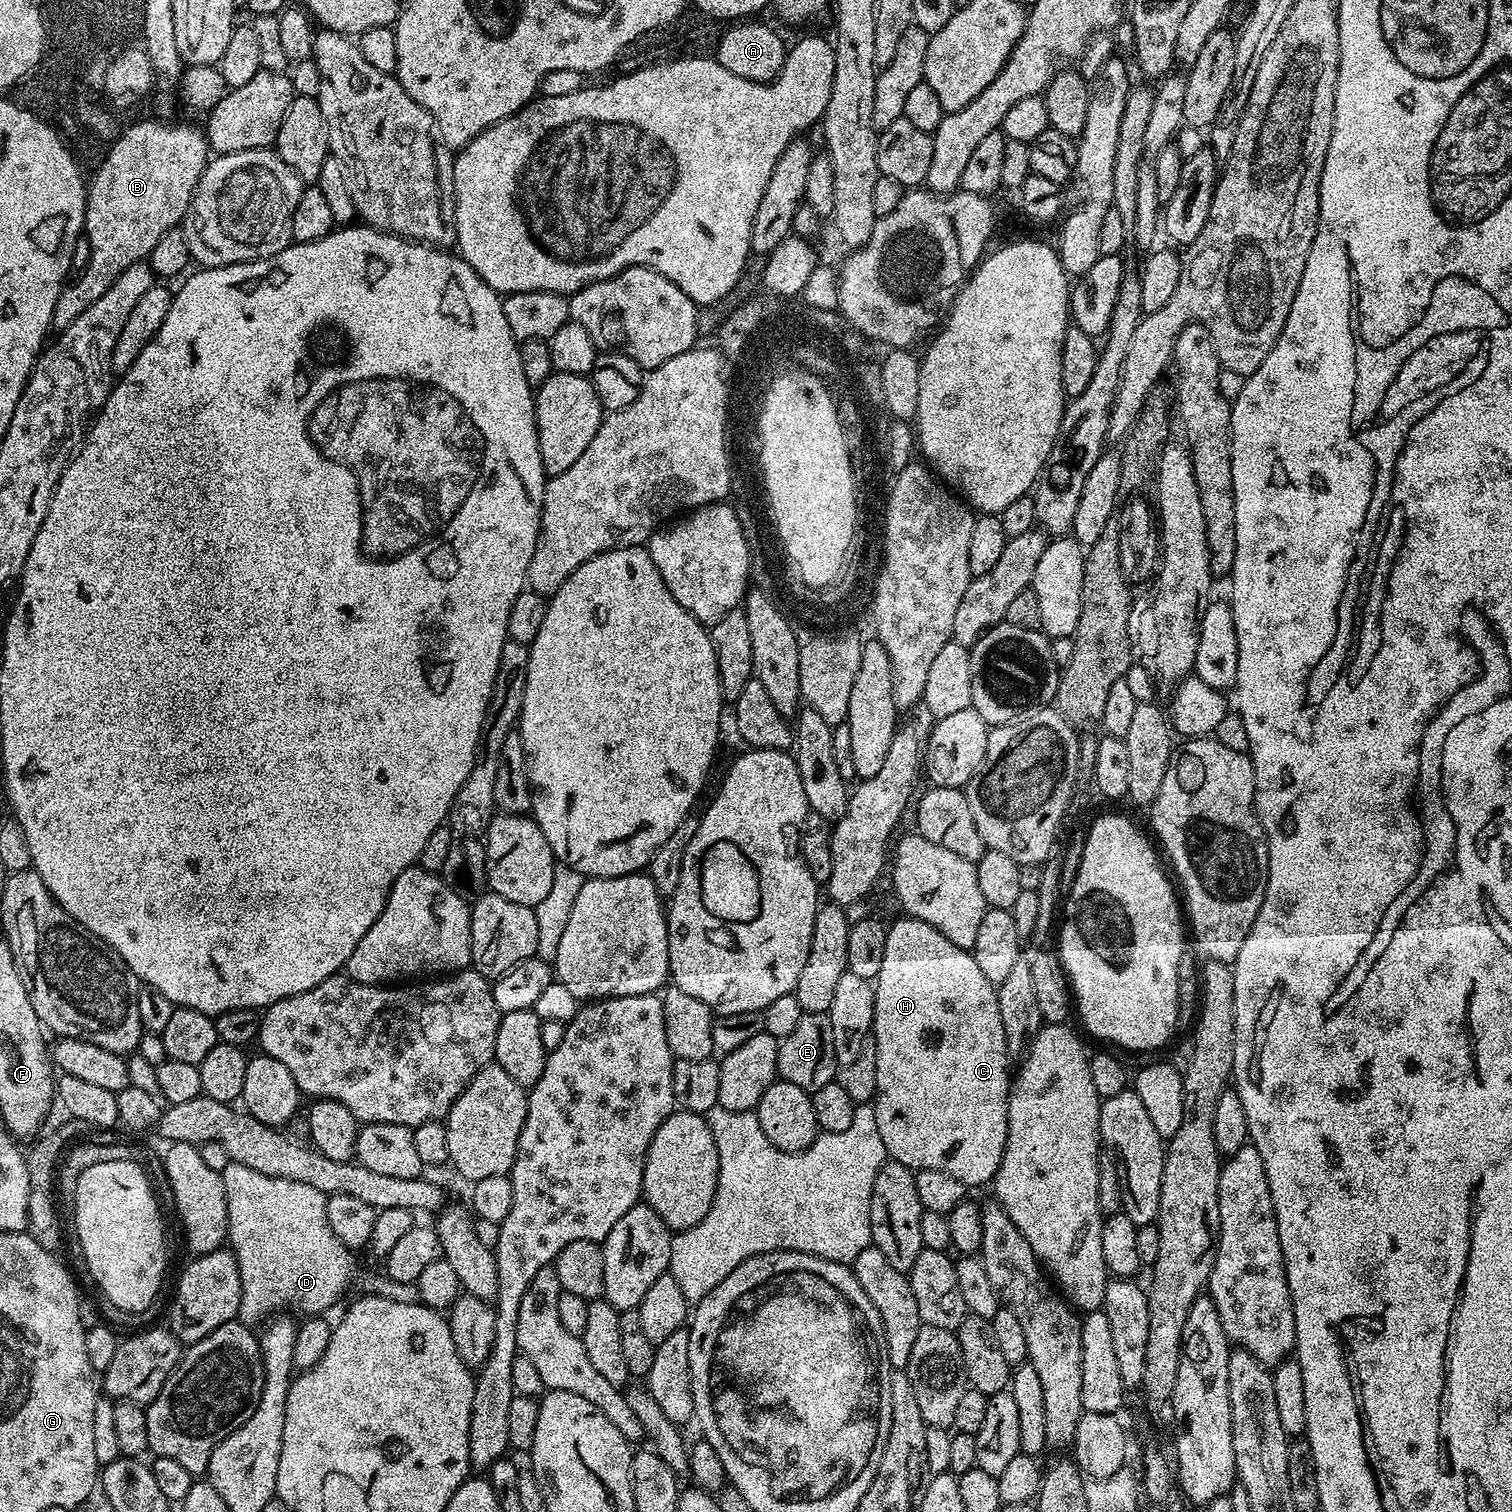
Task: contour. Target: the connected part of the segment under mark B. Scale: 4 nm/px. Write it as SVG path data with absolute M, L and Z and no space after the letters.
M145 118L135 124L128 125L124 129L124 133L120 139L115 140L112 144L112 149L108 152L103 160L99 161L96 172L96 177L91 177L90 183L87 185L86 191L88 194L88 201L84 207L85 213L90 214L90 231L86 236L86 244L88 240L88 265L81 270L77 271L72 279L65 283L64 289L58 294L58 302L54 305L54 318L52 319L52 328L57 333L65 332L70 326L70 322L74 322L74 318L78 318L78 314L82 314L82 310L86 310L86 306L90 306L94 302L98 302L98 298L102 298L102 294L106 294L106 290L110 290L110 286L114 286L114 282L127 270L130 266L147 261L148 256L154 250L154 245L157 244L158 238L162 238L162 234L166 234L172 228L177 227L187 217L188 208L192 205L192 195L198 186L198 182L204 173L204 167L207 166L210 159L210 149L208 146L207 135L203 131L200 132L196 128L191 128L188 124L159 124L156 120Z

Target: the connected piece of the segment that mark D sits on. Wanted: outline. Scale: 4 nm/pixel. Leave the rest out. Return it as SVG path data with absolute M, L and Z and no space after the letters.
M230 1162L222 1175L228 1203L227 1243L236 1255L242 1282L239 1319L244 1322L263 1321L273 1314L288 1310L284 1308L297 1308L304 1312L300 1314L305 1317L327 1313L331 1304L336 1304L343 1298L344 1291L351 1286L352 1279L356 1276L353 1249L338 1242L338 1238L334 1238L334 1230L330 1230L330 1222L326 1222L328 1197L314 1190L314 1186L306 1186L306 1182L279 1180L241 1164Z

